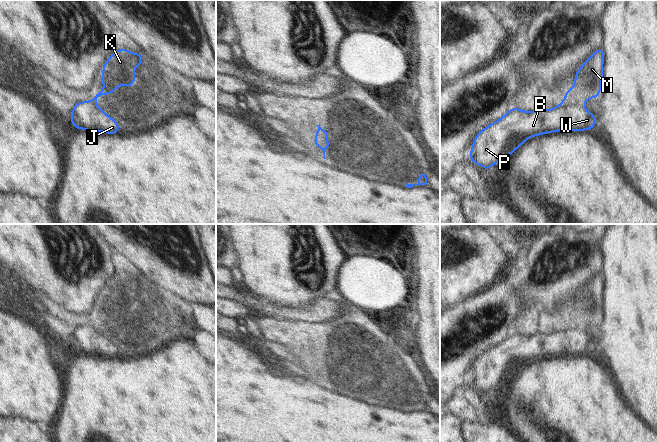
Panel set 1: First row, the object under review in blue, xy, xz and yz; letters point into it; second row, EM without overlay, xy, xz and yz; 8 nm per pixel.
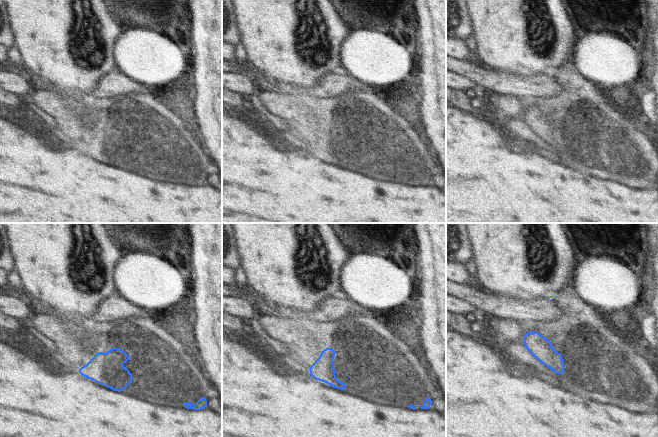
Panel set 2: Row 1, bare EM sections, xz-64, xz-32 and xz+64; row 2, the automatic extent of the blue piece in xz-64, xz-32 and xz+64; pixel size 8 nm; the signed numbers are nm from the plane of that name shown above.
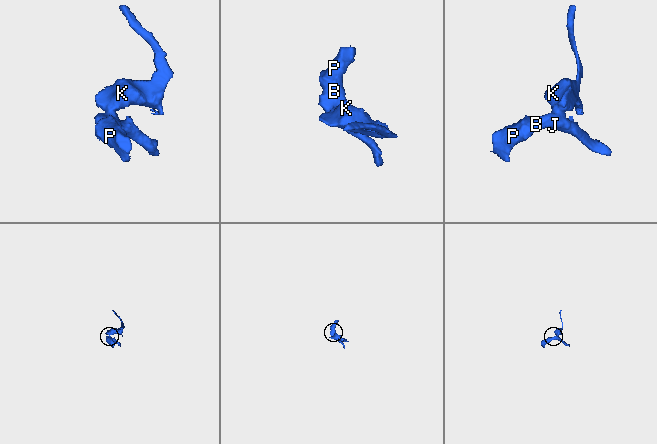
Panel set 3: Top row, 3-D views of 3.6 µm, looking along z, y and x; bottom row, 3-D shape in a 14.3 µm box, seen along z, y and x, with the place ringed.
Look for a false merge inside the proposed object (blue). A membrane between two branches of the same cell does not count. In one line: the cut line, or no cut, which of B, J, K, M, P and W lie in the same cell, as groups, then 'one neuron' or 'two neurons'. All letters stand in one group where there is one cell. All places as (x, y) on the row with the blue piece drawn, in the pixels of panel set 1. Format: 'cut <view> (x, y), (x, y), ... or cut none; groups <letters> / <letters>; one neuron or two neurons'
cut yz (565, 97), (570, 99), (588, 98); groups B J P W / K M; two neurons

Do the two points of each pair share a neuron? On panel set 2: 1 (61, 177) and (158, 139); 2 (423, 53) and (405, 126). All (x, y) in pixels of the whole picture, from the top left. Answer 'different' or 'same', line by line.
1: same
2: different

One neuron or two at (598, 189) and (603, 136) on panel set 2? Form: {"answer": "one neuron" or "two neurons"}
{"answer": "one neuron"}

